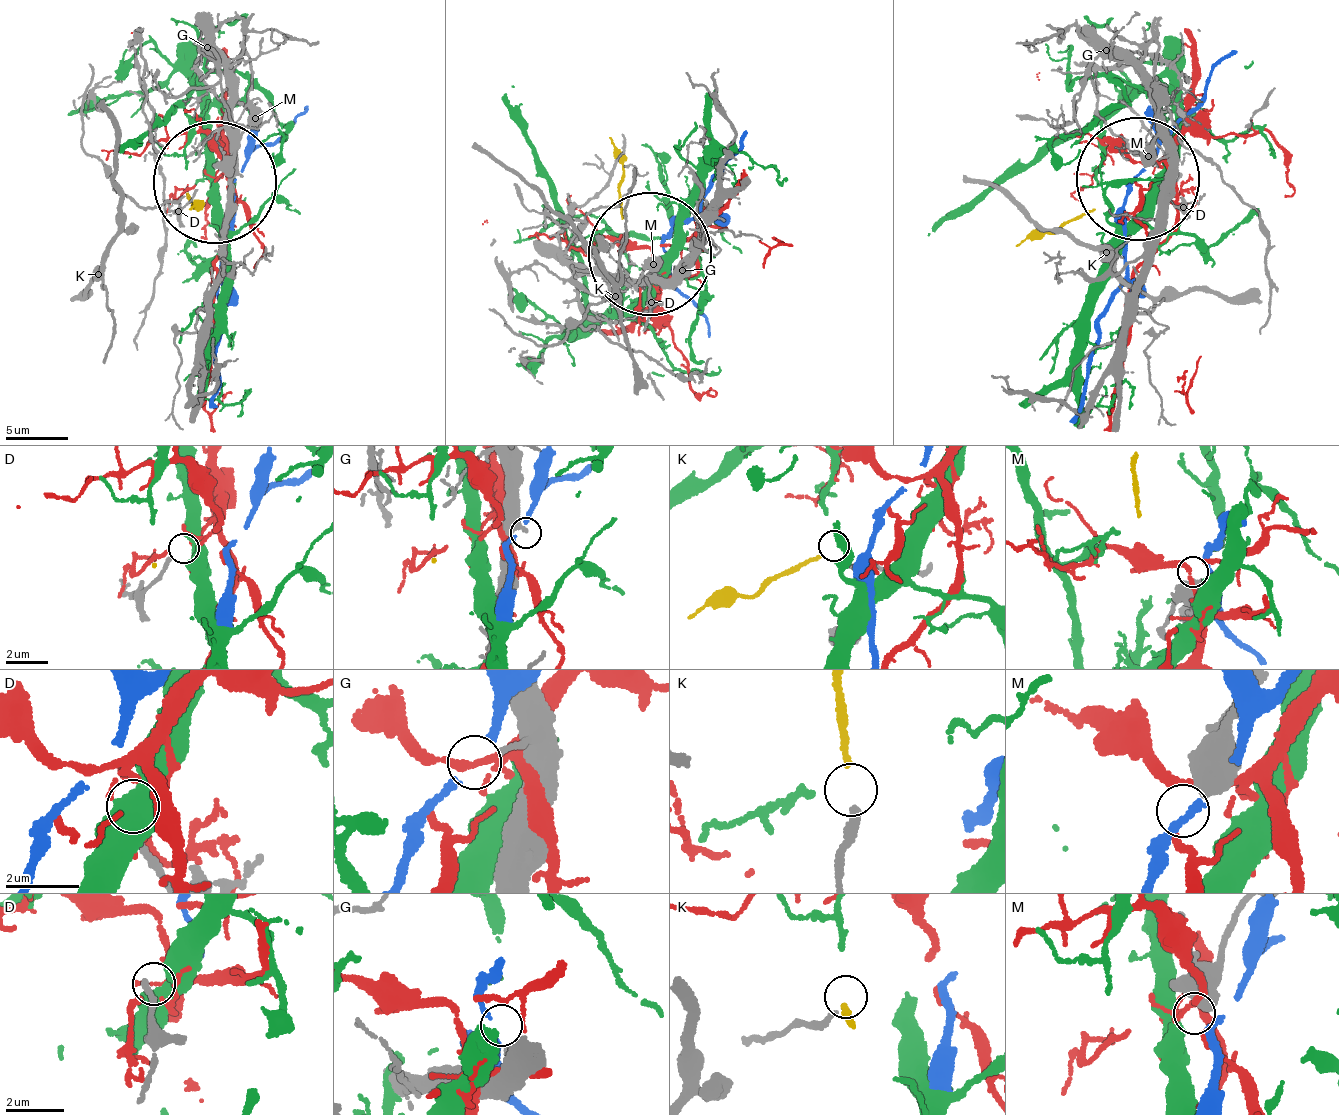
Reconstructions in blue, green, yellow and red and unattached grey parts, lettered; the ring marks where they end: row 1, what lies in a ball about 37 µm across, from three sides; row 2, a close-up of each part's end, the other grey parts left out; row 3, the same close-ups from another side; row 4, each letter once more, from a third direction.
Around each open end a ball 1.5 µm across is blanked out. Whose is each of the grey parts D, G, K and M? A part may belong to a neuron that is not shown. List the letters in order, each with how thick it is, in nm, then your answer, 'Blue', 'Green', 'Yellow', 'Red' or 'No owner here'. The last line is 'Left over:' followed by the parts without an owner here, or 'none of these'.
D: Thickness 180 nm. Green
G: Thickness 140 nm. No owner here
K: Thickness 200 nm. Yellow
M: Thickness 550 nm. No owner here
Left over: G, M

